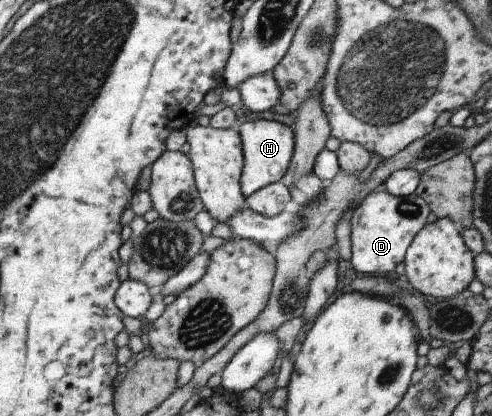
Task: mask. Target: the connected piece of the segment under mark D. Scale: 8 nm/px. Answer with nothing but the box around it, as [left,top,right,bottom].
[350,190,428,275]

